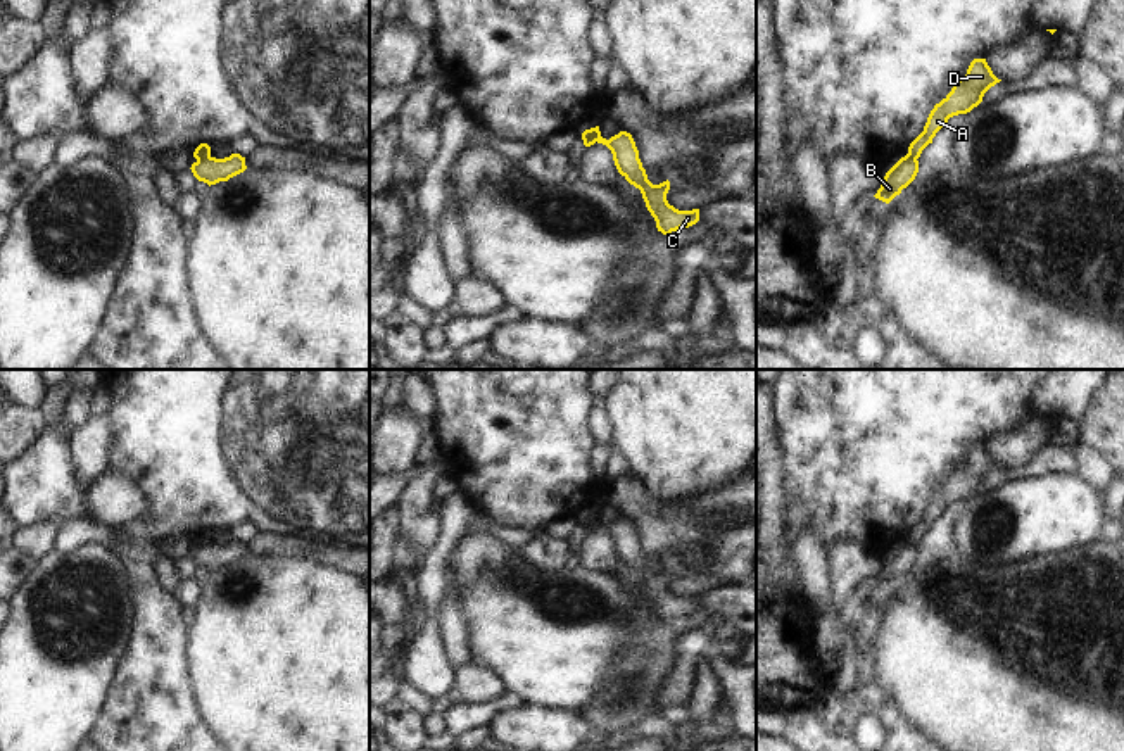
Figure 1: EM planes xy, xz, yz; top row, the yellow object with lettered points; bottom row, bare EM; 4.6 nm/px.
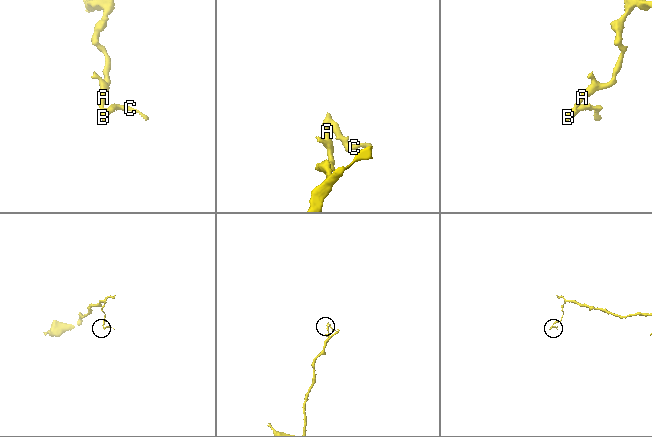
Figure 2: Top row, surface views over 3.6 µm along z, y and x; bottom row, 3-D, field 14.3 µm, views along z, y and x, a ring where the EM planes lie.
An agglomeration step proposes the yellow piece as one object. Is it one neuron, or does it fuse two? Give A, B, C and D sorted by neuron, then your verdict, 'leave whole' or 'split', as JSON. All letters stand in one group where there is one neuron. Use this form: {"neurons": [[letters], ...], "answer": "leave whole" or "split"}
{"neurons": [["A", "D"], ["B", "C"]], "answer": "split"}

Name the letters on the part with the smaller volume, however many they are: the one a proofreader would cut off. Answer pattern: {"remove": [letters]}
{"remove": ["B", "C"]}

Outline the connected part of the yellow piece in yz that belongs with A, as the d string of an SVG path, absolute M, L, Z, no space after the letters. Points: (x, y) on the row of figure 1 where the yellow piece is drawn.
M974 59L967 74L960 78L951 92L934 105L924 131L910 143L908 157L919 159L922 150L932 143L936 133L948 123L950 117L967 114L982 102L984 93L1000 83L986 59Z

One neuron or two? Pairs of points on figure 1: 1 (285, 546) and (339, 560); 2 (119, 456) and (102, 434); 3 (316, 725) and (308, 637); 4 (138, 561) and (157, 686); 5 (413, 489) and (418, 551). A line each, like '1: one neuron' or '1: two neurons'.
1: one neuron
2: two neurons
3: one neuron
4: one neuron
5: one neuron

